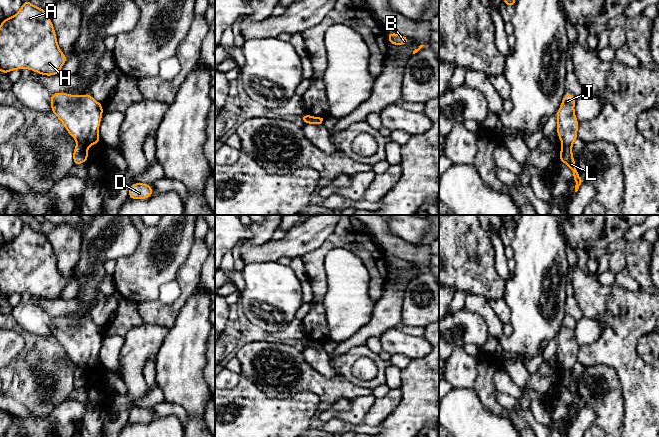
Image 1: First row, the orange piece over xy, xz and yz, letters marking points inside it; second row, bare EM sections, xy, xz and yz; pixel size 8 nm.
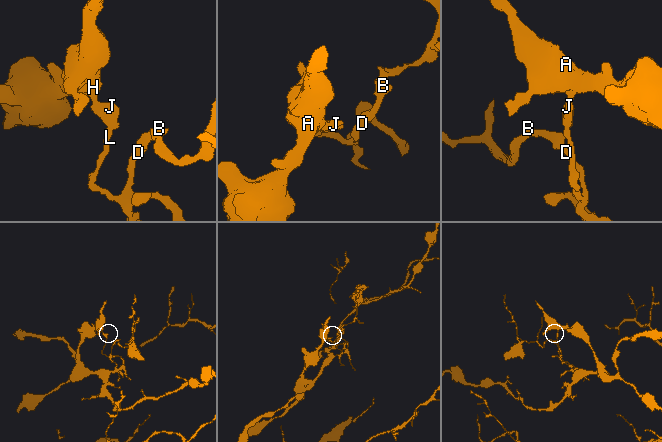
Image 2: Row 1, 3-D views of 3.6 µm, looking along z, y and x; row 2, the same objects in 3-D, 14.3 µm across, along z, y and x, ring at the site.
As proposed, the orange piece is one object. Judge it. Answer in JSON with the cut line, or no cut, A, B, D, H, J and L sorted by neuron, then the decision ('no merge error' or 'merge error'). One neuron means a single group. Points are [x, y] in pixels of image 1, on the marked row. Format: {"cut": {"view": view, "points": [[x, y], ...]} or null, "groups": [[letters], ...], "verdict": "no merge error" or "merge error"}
{"cut": {"view": "xy", "points": [[78, 142], [86, 147]]}, "groups": [["A", "H", "J"], ["B", "D", "L"]], "verdict": "merge error"}

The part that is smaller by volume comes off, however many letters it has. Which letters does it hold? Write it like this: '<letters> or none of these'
B, D, L

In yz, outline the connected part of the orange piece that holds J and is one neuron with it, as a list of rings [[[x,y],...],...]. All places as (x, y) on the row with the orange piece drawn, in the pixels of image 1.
[[[571,93],[564,94],[561,106],[555,115],[557,117],[557,135],[562,145],[572,146],[578,139],[579,122],[575,116],[575,101],[576,97]]]

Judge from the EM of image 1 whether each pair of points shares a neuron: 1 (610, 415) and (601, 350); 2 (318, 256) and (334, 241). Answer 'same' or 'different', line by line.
1: different
2: same

